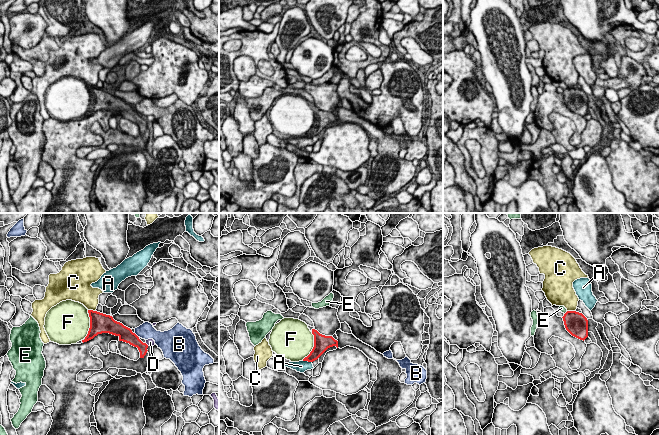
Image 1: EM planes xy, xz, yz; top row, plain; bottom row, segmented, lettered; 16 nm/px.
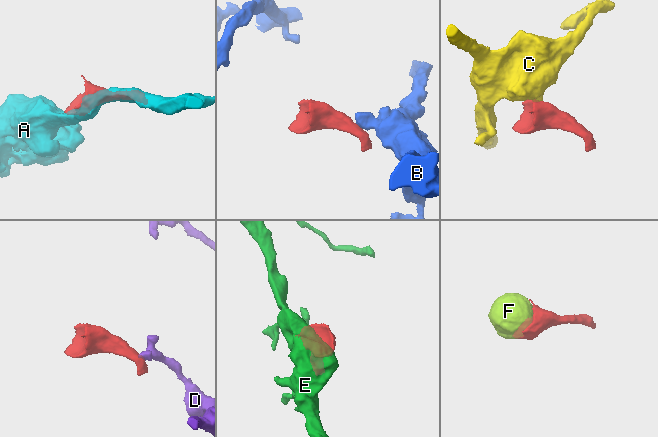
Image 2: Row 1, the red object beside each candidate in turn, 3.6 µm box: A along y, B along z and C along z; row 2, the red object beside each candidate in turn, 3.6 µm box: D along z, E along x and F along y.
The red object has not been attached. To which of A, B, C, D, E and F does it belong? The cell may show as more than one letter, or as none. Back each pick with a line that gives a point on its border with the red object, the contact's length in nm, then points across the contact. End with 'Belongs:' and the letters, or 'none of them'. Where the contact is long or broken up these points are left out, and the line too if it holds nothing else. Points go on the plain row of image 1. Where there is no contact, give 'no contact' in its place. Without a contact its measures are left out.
F: meets red in xz at (314, 122); contact 500 nm long
Belongs: F

